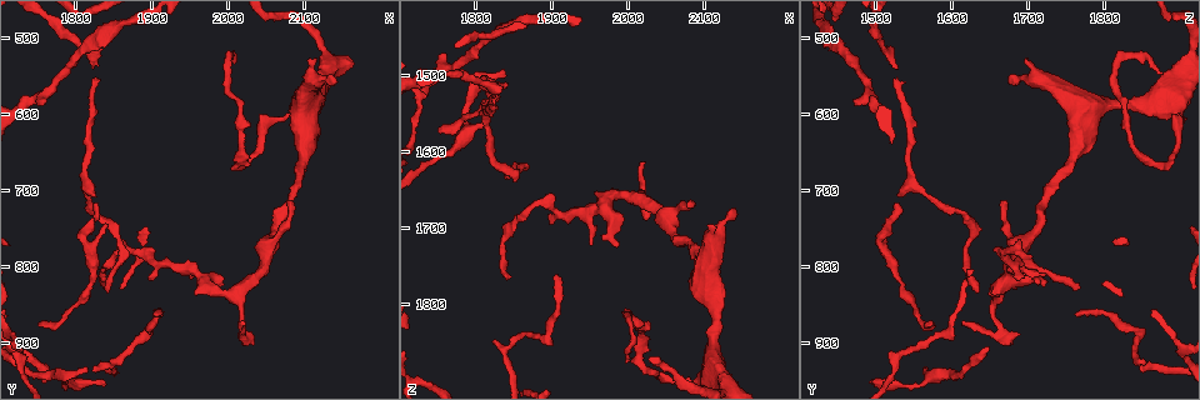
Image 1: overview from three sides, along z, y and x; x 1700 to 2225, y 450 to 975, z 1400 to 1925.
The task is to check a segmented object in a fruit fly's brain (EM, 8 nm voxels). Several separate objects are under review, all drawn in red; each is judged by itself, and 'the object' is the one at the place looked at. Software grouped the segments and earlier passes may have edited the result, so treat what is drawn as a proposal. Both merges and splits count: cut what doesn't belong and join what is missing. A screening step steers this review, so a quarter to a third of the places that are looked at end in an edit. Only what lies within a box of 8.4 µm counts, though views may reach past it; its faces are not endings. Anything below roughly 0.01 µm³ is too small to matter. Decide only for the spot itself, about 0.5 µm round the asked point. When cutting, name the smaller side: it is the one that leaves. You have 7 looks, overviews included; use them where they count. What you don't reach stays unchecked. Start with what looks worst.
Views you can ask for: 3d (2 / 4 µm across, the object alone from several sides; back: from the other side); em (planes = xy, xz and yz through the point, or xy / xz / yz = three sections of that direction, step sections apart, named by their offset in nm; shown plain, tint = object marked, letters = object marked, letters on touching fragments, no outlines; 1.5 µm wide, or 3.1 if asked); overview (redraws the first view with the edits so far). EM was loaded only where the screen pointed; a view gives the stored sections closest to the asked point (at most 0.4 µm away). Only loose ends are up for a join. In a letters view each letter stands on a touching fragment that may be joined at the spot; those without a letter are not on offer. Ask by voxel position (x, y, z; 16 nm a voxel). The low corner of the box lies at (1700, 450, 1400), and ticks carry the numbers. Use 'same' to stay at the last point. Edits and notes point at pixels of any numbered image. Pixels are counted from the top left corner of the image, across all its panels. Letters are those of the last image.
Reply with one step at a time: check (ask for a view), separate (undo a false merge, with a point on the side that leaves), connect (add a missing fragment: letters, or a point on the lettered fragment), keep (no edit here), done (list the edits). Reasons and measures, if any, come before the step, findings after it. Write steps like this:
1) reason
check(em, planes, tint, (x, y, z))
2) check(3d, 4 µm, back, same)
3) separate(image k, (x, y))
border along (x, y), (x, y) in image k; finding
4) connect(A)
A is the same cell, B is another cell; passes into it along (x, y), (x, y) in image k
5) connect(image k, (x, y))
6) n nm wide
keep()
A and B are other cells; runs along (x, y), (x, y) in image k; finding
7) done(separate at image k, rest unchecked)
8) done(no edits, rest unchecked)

long arm stops here
check(em, xz, step 8, letters, (1835, 830, 1635))

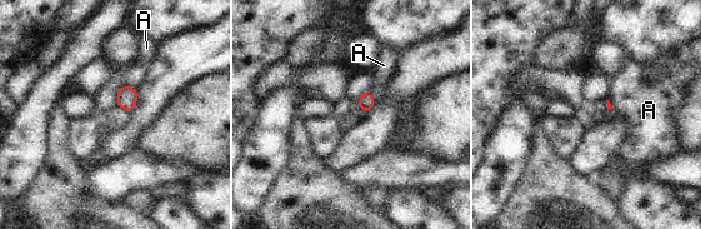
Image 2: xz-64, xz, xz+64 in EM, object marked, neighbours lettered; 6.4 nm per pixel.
cut it another way
check(em, planes, letters, same)

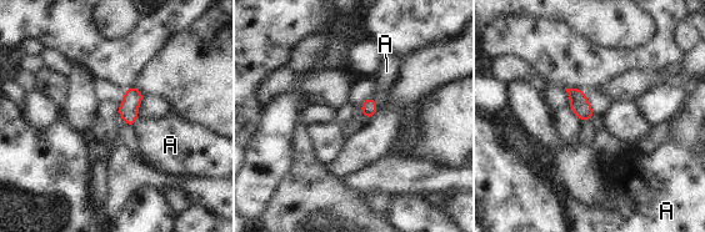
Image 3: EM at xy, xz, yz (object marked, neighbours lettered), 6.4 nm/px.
keep()
A is another cell; border along (373, 96), (373, 100), (379, 106) in image 3; none of them fits

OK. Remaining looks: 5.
long arm stops here
check(3d, 4 µm, (1845, 830, 1765))

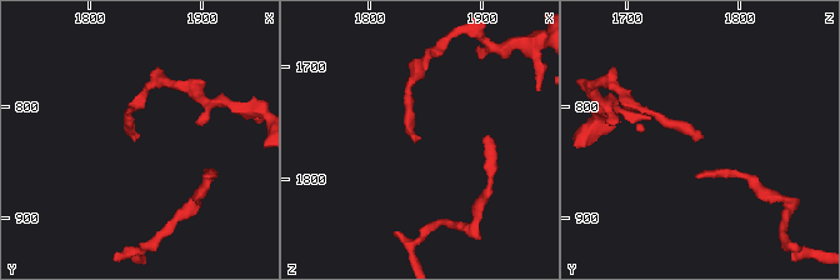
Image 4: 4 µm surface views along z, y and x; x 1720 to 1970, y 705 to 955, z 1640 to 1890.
shape alone is not enough
check(em, planes, letters, (1842, 828, 1766))

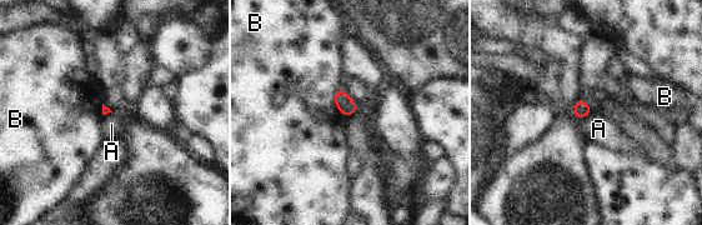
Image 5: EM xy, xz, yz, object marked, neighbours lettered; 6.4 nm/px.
keep()
A and B are other cells; border along (592, 111), (580, 120) in image 5; none of them fits

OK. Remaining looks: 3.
sharp bend
check(3d, 2 µm, (2020, 890, 1670))

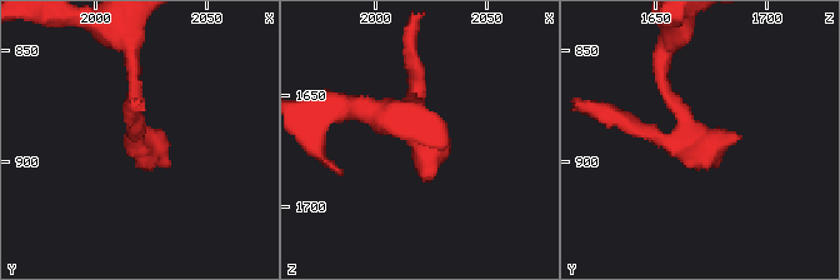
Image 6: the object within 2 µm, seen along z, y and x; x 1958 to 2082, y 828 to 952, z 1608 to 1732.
check(em, yz, step 8, tint, (2019, 889, 1669))

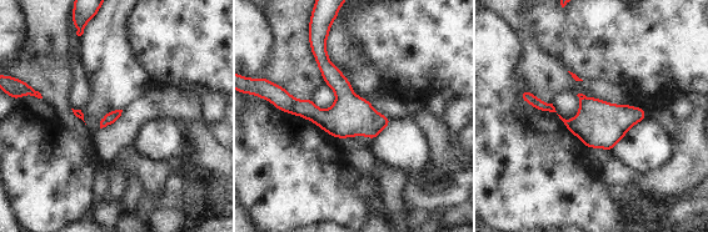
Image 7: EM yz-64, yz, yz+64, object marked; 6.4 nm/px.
check(em, planes, letters, same)

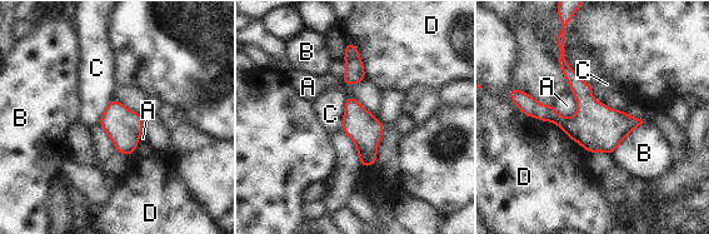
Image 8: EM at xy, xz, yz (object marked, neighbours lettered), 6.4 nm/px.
keep()
A, B, C and D are other cells; border along (346, 96), (341, 130) in image 8; one cell here

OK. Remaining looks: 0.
done(no edits, rest unchecked)

